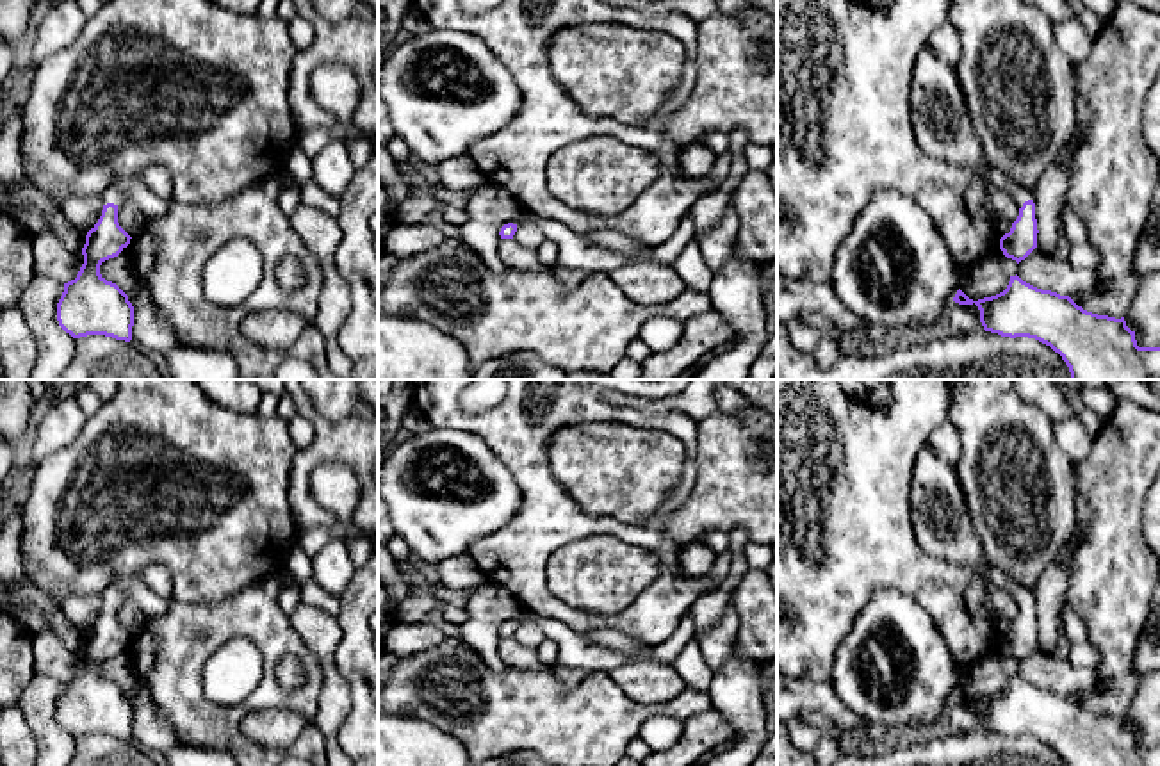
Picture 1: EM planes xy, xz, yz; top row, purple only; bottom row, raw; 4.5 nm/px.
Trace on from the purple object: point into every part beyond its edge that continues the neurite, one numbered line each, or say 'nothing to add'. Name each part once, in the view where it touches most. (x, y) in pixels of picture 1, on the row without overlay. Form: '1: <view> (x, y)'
1: xy (130, 586)

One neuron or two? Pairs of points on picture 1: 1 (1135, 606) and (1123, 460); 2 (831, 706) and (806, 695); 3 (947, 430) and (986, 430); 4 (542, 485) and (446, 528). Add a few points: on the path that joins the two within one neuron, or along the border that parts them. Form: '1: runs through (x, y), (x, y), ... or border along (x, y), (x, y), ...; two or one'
1: runs through (1123, 570), (1123, 496); one
2: runs through (825, 702), (818, 695), (811, 695); one
3: border along (947, 419), (959, 435), (957, 462); two
4: border along (499, 458), (517, 483), (521, 506), (498, 529); two

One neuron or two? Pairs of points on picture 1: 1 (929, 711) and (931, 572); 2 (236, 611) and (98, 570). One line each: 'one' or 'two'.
1: two
2: two

